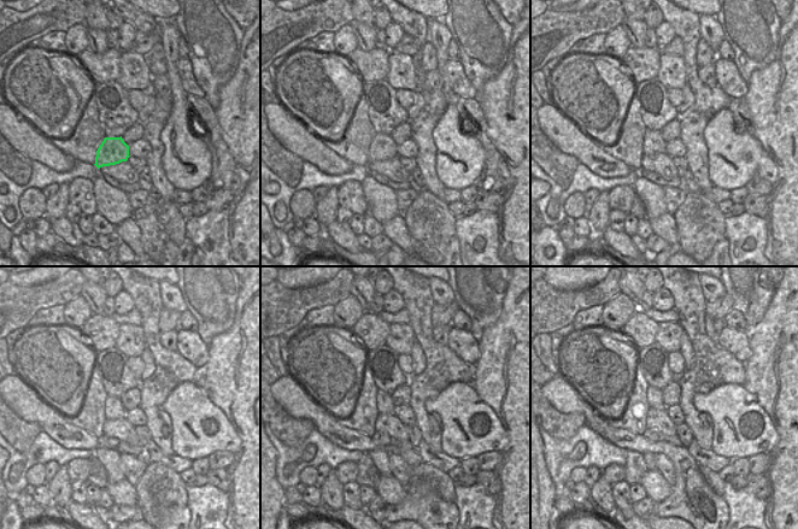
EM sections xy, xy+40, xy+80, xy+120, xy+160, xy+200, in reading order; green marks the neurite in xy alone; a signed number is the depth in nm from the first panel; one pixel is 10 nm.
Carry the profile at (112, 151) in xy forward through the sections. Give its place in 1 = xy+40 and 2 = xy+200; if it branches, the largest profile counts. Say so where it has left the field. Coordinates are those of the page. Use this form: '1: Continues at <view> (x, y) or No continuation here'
1: Continues at xy+40 (382, 147)
2: Continues at xy+200 (653, 395).

